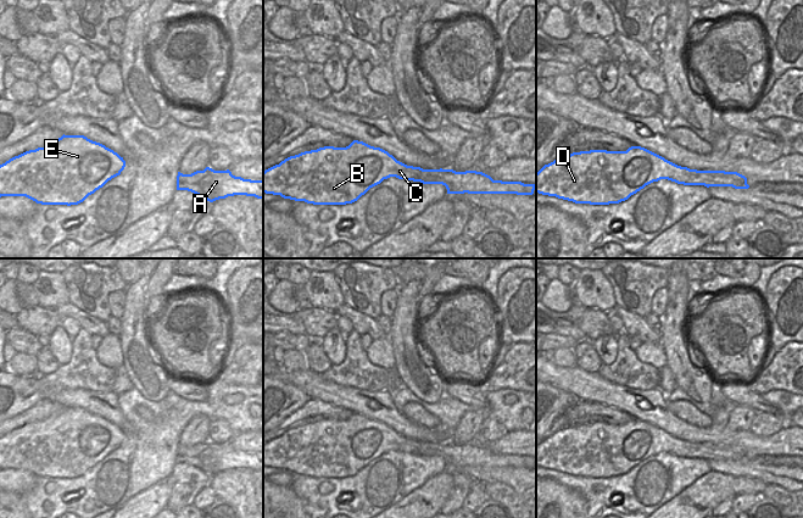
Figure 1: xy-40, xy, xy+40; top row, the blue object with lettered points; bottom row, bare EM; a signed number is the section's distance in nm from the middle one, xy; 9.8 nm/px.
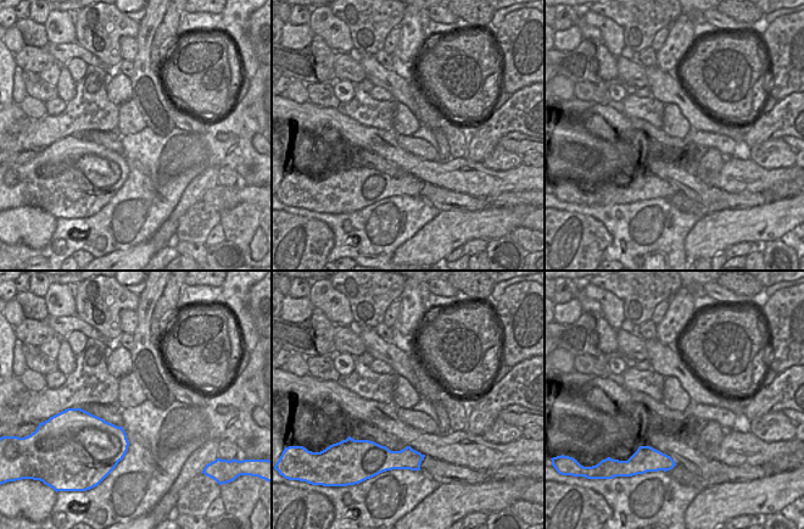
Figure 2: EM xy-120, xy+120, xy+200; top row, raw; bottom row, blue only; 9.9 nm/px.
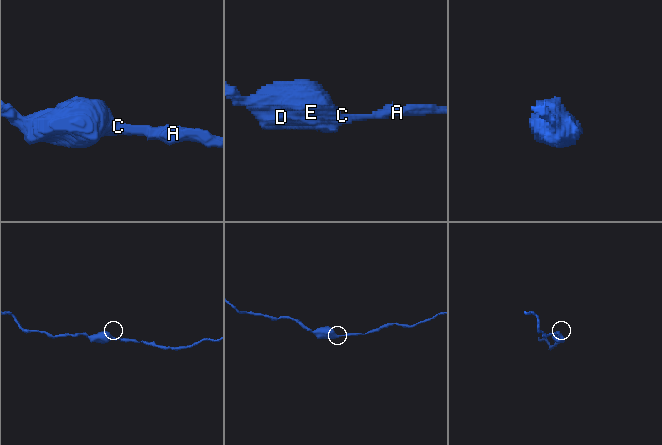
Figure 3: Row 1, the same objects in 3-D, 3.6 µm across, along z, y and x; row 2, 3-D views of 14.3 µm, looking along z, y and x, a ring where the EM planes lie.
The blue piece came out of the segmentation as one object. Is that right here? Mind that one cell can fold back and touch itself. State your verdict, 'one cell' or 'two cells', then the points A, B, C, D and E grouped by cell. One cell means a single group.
one cell; A B C D E

